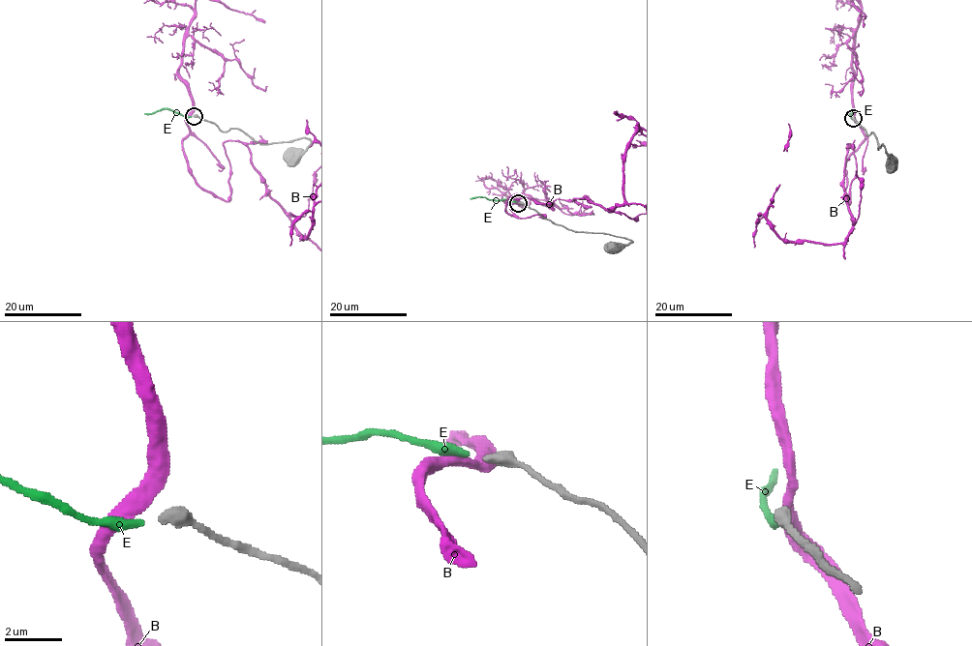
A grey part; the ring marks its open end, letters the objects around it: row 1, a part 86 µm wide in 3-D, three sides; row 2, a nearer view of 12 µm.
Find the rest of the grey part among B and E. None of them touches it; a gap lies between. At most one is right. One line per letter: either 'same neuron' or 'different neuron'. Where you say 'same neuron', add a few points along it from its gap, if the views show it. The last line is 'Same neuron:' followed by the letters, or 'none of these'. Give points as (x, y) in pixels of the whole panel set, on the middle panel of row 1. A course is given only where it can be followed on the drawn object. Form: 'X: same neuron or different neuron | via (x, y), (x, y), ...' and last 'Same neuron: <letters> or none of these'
B: different neuron
E: same neuron | via (516, 202), (480, 196), (470, 198)
Same neuron: E

